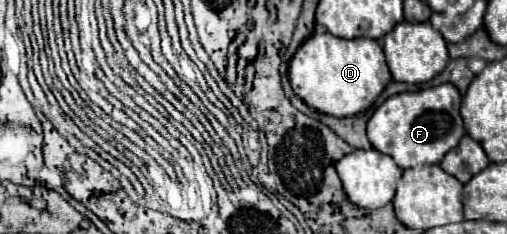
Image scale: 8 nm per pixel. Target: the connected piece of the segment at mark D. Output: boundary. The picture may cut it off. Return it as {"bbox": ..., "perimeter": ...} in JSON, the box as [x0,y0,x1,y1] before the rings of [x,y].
{"bbox":[288,29,392,117],"perimeter":[[[316,29],[296,51],[288,71],[294,93],[312,109],[332,117],[352,117],[374,105],[384,87],[392,81],[382,47],[368,37],[340,39]]]}

